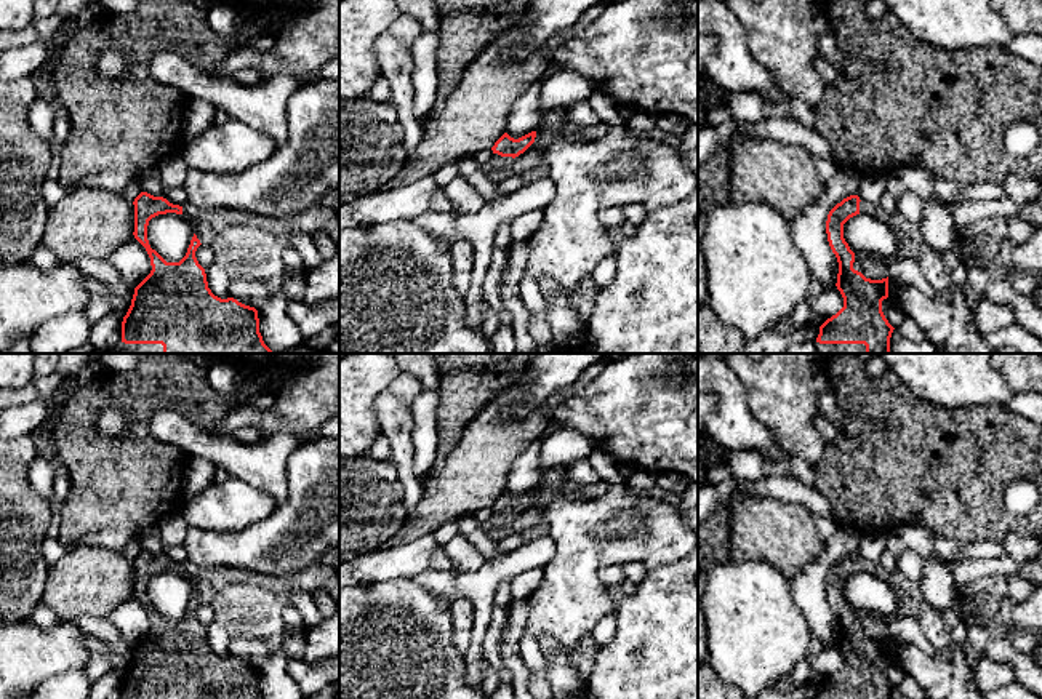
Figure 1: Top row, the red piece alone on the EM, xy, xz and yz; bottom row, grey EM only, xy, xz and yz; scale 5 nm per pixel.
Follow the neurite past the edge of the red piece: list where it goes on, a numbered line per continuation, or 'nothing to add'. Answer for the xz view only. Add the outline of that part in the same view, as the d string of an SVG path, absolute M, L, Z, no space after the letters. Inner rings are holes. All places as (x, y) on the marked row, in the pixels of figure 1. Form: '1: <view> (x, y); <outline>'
1: xz (496, 162); M493 154L491 160L483 163L482 168L483 168L485 174L487 174L490 171L501 170L501 168L511 165L512 160L514 160L512 157L501 157L498 154Z

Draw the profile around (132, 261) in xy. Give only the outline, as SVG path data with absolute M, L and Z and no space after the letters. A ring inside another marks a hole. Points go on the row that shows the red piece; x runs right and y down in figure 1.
M128 238L109 258L109 262L122 275L130 288L136 288L152 270L146 248L134 238Z

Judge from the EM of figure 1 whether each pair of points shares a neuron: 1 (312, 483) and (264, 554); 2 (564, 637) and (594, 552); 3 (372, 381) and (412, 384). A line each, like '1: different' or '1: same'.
1: same
2: same
3: different

